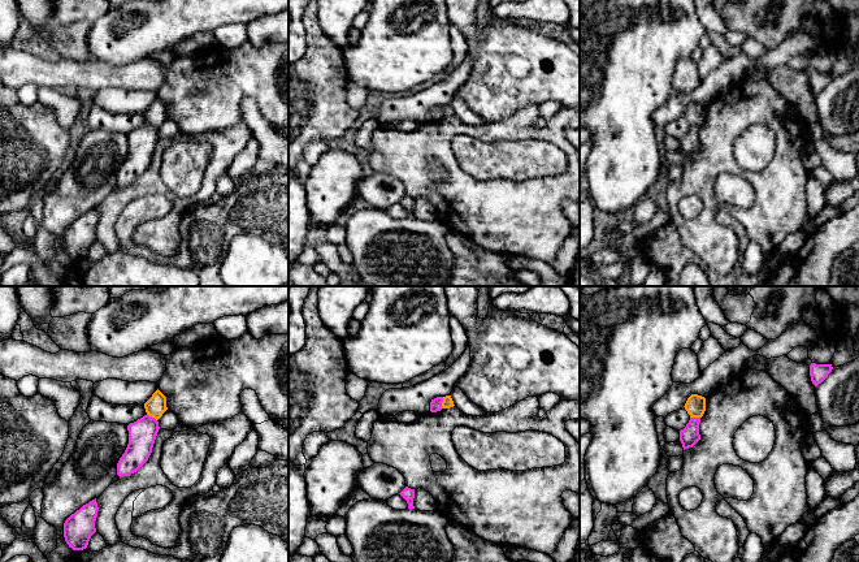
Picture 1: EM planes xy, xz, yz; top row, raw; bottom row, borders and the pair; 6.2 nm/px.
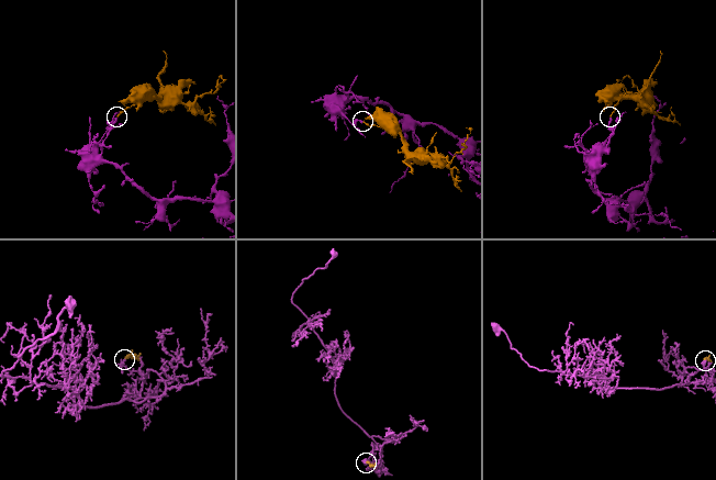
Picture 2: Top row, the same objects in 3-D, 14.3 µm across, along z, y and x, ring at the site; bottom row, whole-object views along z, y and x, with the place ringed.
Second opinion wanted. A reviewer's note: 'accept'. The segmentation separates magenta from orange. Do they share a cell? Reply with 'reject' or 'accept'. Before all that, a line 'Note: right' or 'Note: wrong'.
Note: wrong
reject

